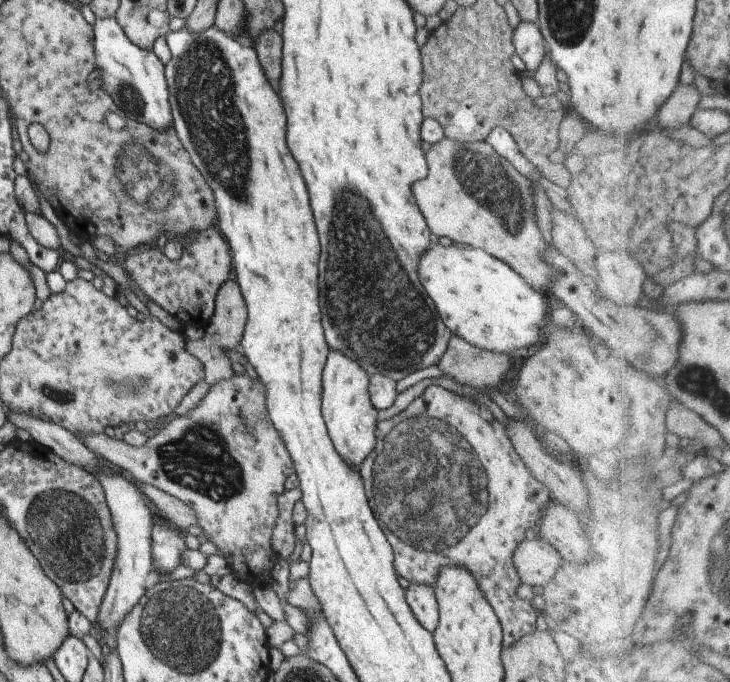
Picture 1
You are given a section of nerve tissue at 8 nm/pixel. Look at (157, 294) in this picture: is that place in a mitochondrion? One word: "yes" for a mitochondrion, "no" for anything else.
no

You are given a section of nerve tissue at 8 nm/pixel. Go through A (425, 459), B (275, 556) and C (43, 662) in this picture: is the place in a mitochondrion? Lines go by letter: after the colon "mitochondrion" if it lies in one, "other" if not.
A: mitochondrion
B: other
C: other

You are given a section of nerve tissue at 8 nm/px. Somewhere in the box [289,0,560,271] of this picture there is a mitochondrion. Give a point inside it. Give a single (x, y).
(481, 178)

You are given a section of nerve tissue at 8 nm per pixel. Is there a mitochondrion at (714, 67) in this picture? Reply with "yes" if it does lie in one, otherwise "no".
no

